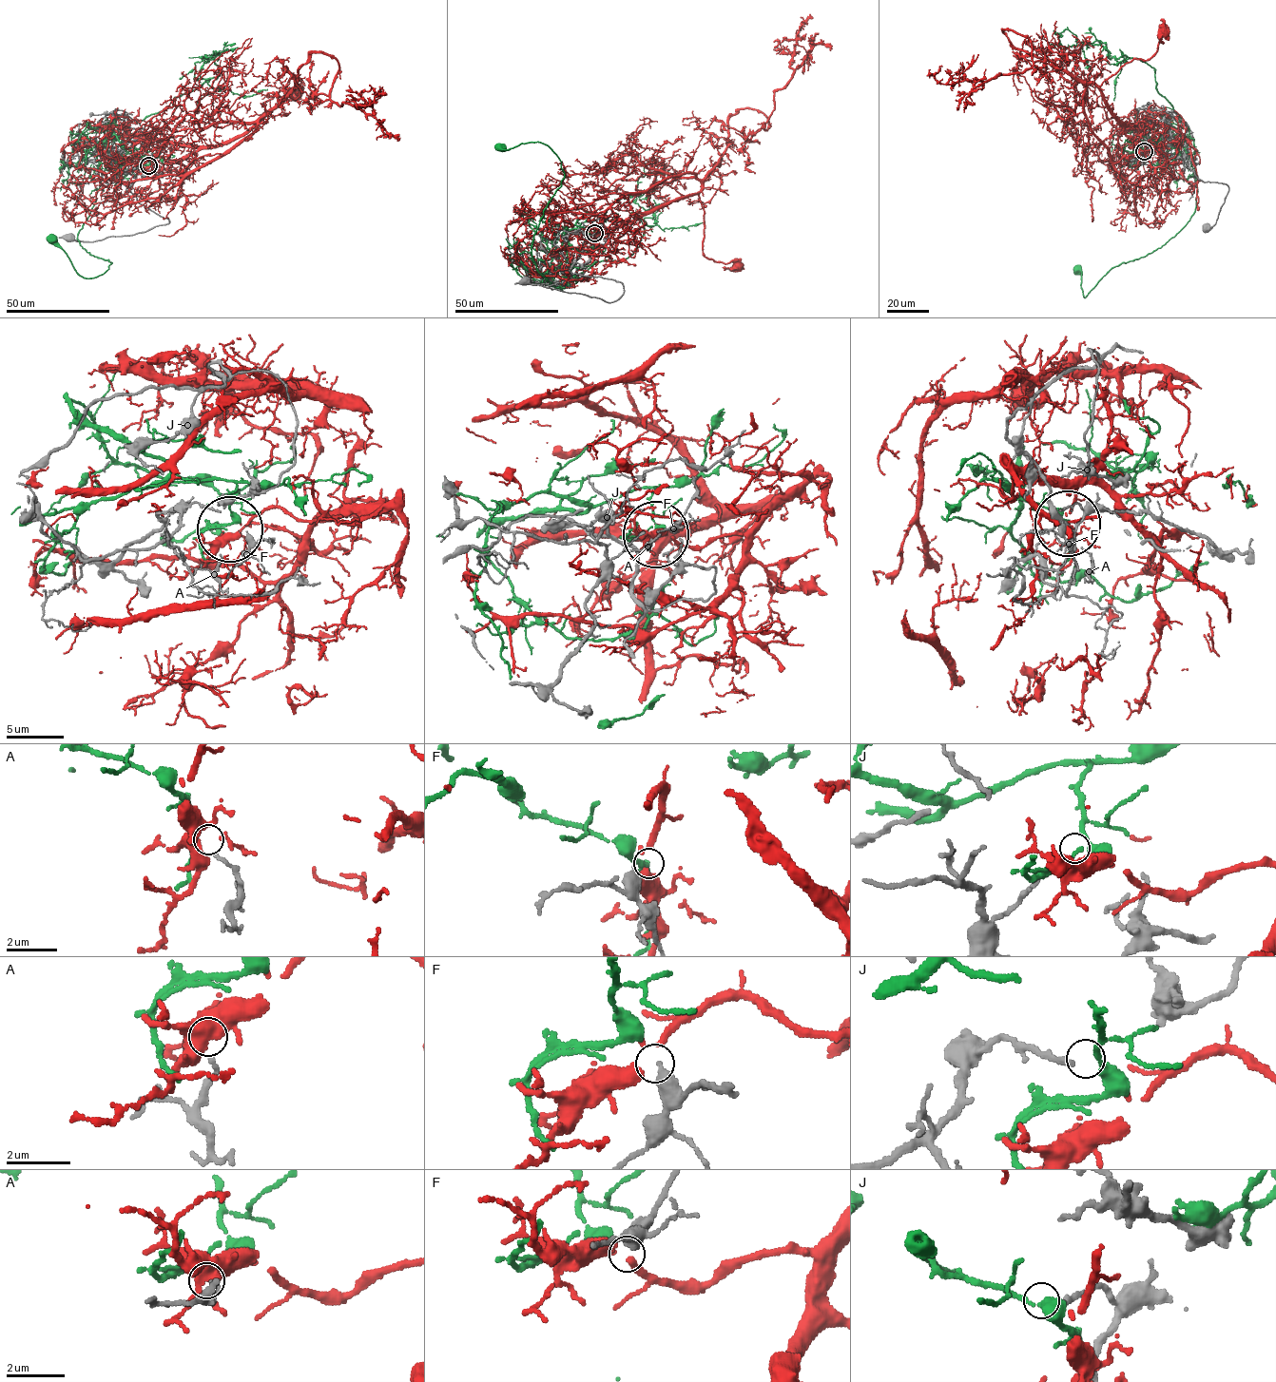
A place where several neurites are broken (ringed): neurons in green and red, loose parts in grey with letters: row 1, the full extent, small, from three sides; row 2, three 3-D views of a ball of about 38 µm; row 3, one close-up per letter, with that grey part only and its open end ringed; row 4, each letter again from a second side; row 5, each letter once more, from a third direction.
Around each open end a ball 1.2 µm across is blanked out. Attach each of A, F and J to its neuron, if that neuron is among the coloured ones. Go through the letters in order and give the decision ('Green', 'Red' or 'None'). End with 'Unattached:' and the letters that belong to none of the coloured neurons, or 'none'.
A: Red
F: None
J: None
Unattached: F, J

